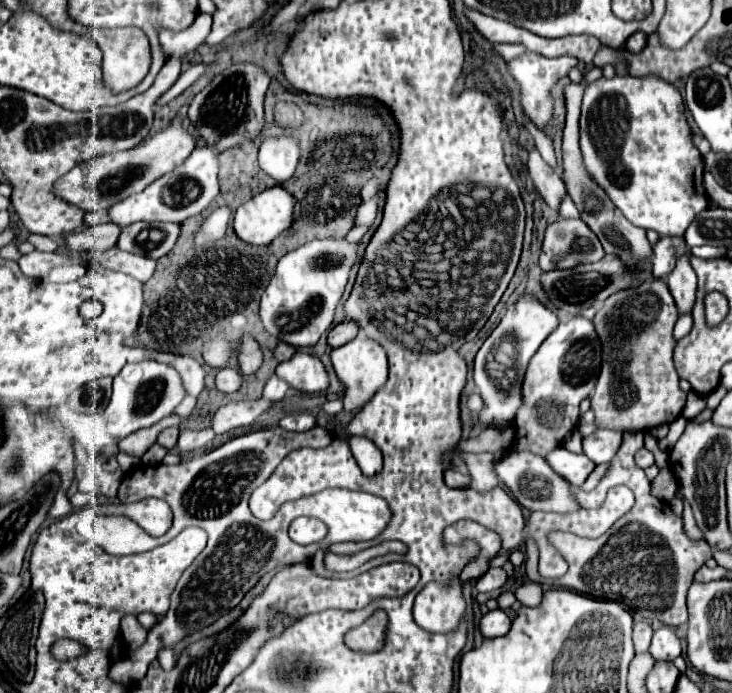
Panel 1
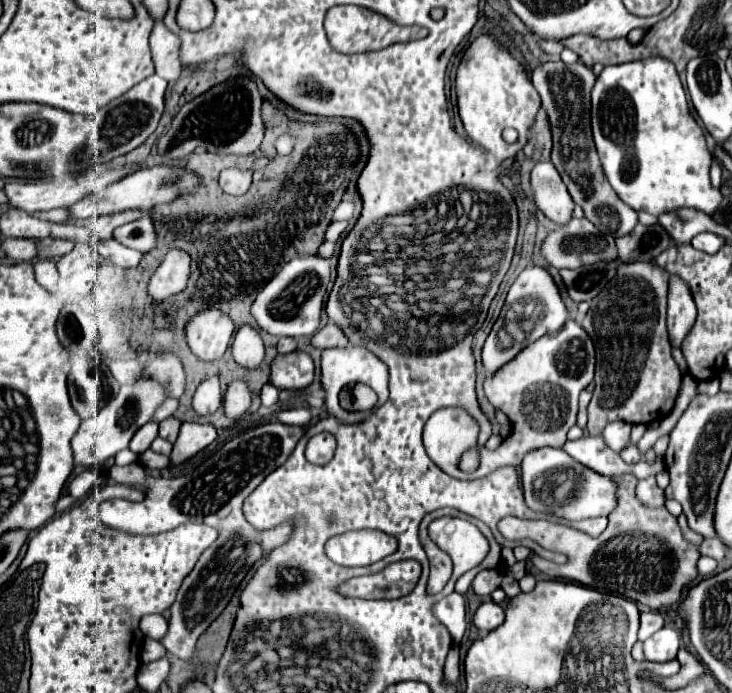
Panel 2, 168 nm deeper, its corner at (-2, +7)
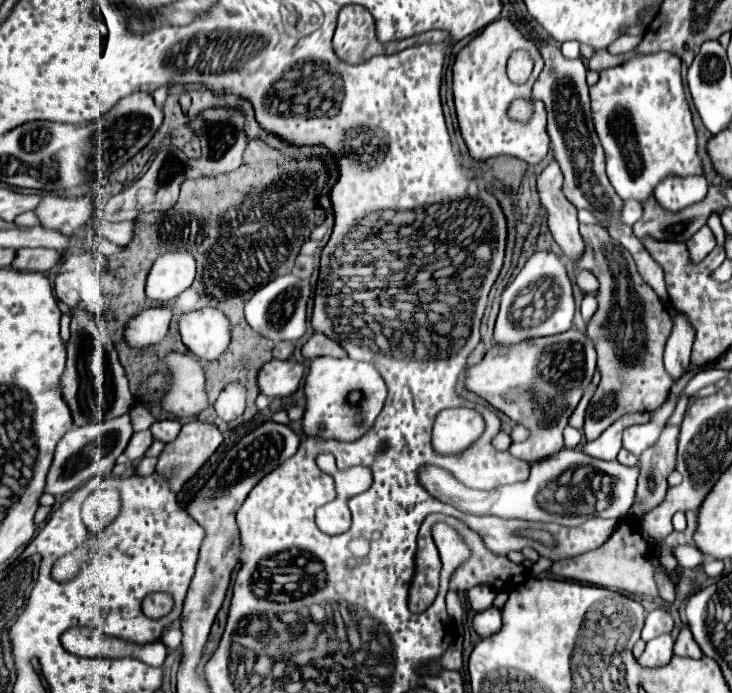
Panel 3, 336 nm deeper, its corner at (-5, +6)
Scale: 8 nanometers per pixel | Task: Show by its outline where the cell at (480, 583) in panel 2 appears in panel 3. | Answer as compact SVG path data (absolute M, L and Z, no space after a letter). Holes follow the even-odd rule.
M476 585L468 591L468 603L476 609L476 611L484 611L488 607L492 607L492 601L496 599L496 593L492 587L484 587L484 585Z

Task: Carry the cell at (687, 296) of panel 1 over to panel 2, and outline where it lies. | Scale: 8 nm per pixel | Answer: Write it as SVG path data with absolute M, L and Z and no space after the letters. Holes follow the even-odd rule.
M677 276L669 278L669 306L667 306L667 332L673 348L679 348L689 330L695 324L695 304L689 296L689 288L685 282L677 280Z

